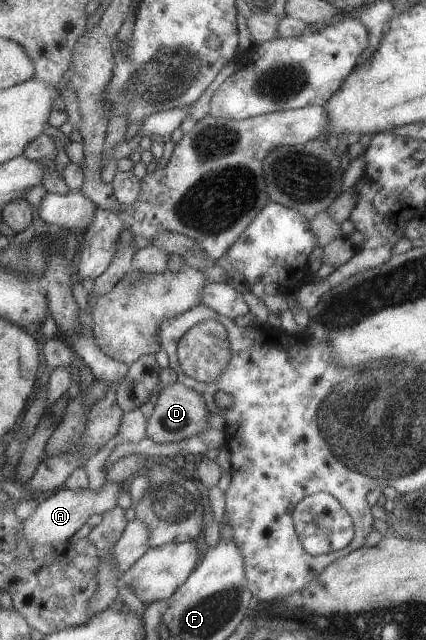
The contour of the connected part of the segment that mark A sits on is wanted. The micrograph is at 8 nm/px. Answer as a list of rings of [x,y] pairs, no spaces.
[[[104,482],[98,491],[85,488],[82,490],[68,490],[59,488],[43,502],[38,503],[33,513],[22,520],[22,536],[28,543],[57,544],[71,539],[72,535],[91,517],[93,513],[102,514],[117,506],[119,491],[127,490],[126,484],[121,482]]]

